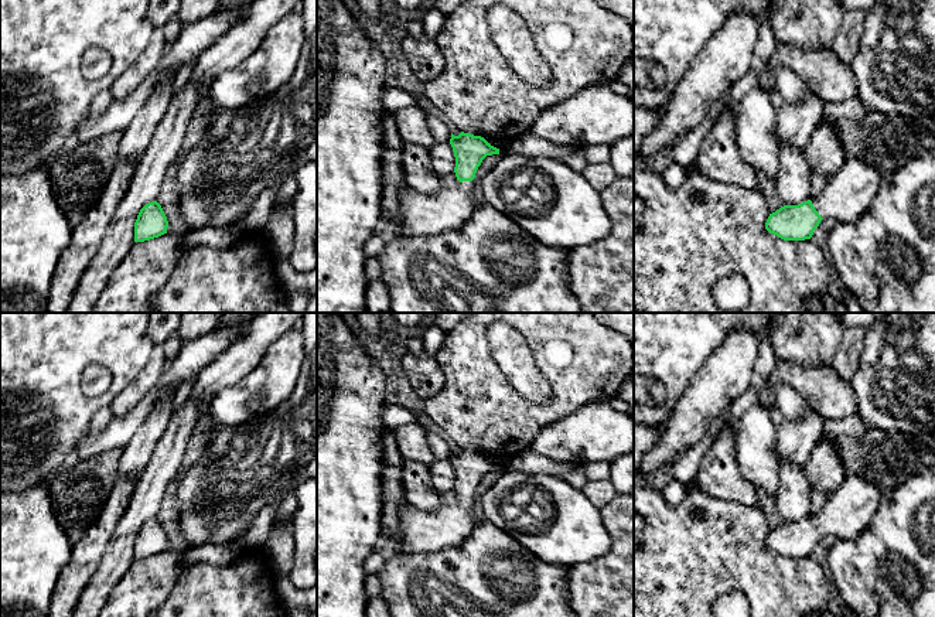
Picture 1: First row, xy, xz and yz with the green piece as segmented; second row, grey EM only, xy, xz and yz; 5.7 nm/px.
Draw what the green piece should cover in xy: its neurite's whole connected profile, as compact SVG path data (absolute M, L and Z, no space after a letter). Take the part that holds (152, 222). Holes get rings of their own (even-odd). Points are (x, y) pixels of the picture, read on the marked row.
M157 201L146 204L134 222L134 242L144 242L167 233L168 221Z

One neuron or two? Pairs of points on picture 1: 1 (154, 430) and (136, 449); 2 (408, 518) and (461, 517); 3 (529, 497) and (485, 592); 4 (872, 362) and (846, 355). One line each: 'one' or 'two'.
1: one
2: one
3: two
4: two

